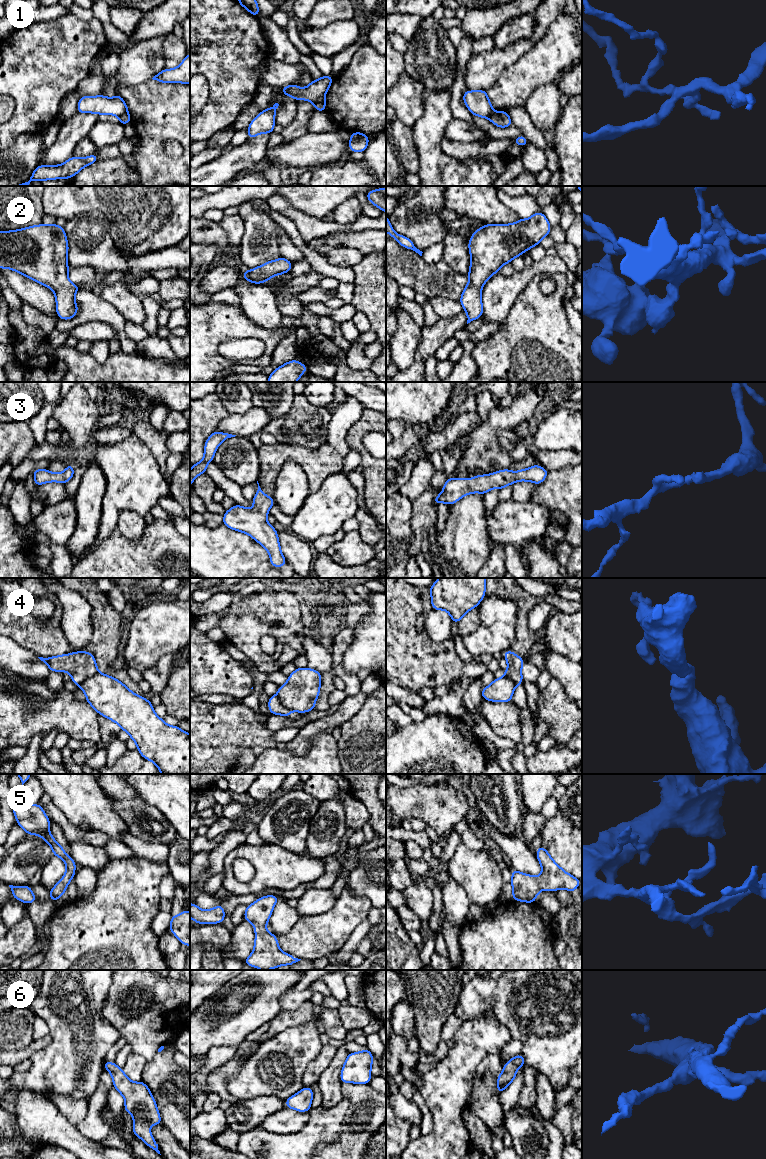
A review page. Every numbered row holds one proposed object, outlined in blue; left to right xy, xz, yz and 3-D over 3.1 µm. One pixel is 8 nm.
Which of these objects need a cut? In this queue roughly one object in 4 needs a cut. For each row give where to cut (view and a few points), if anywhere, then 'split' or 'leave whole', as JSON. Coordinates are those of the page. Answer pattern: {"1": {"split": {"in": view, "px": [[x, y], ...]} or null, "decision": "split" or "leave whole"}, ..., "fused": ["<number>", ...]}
{"1": {"split": {"in": "xz", "px": [[324, 95], [314, 103]]}, "decision": "split"}, "2": {"split": null, "decision": "leave whole"}, "3": {"split": {"in": "xz", "px": [[255, 508], [268, 512]]}, "decision": "split"}, "4": {"split": {"in": "xy", "px": [[98, 672], [78, 686]]}, "decision": "split"}, "5": {"split": null, "decision": "leave whole"}, "6": {"split": null, "decision": "leave whole"}, "fused": ["1", "3", "4"]}

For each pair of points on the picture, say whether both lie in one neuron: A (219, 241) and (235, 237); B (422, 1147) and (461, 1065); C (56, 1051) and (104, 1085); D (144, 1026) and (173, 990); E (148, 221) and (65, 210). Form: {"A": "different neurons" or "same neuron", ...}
{"A": "different neurons", "B": "same neuron", "C": "different neurons", "D": "same neuron", "E": "same neuron"}

